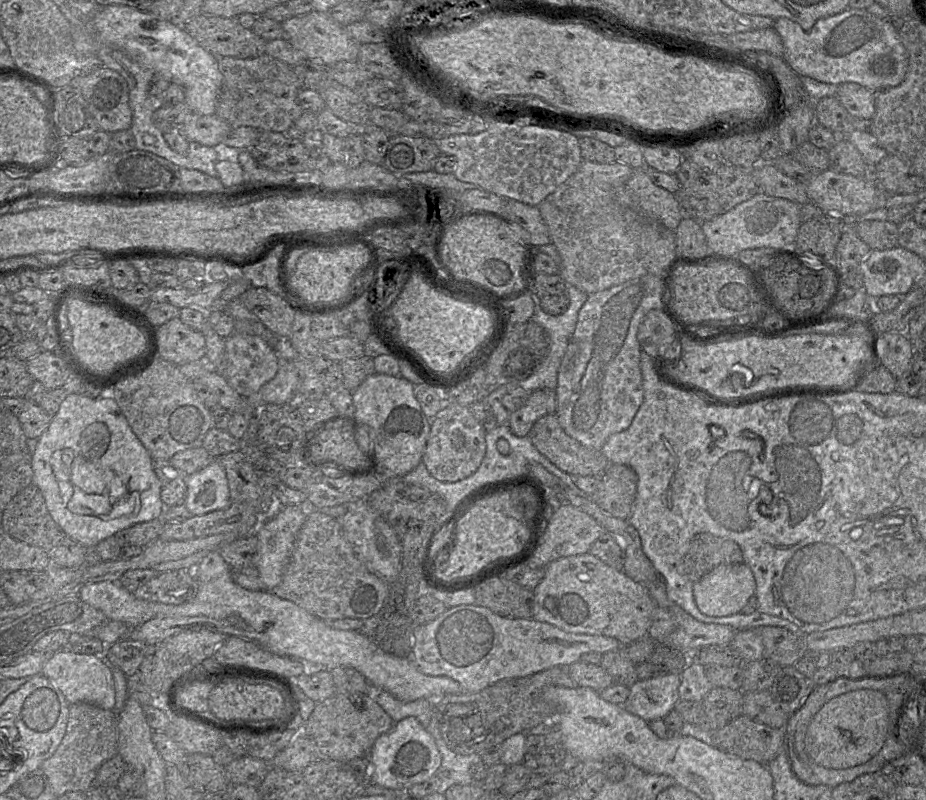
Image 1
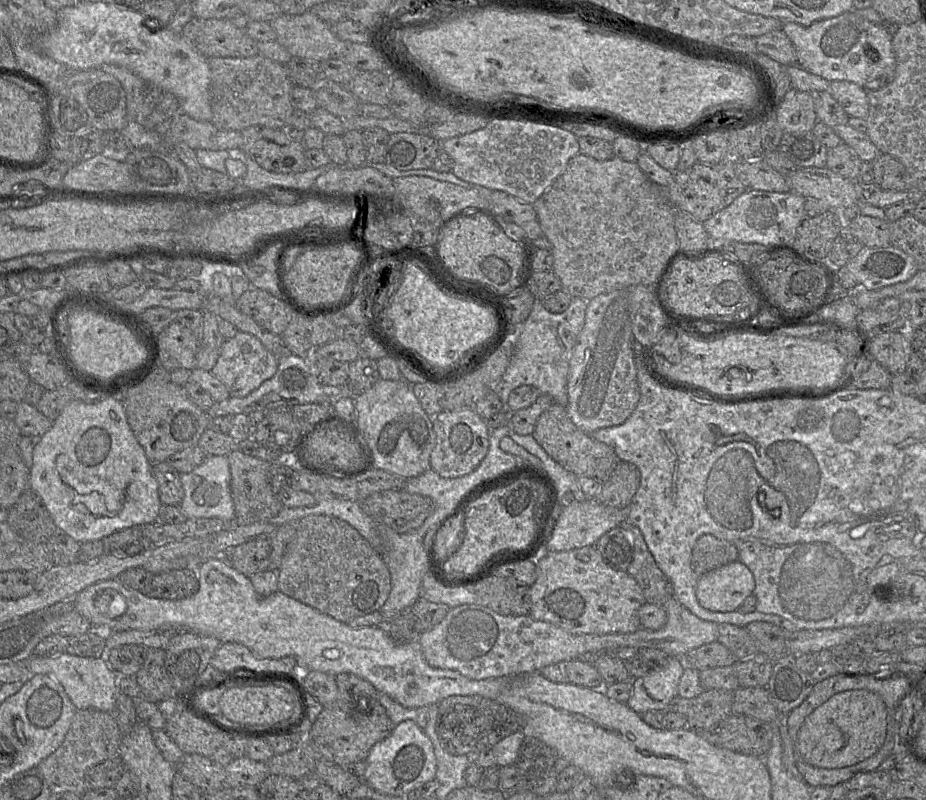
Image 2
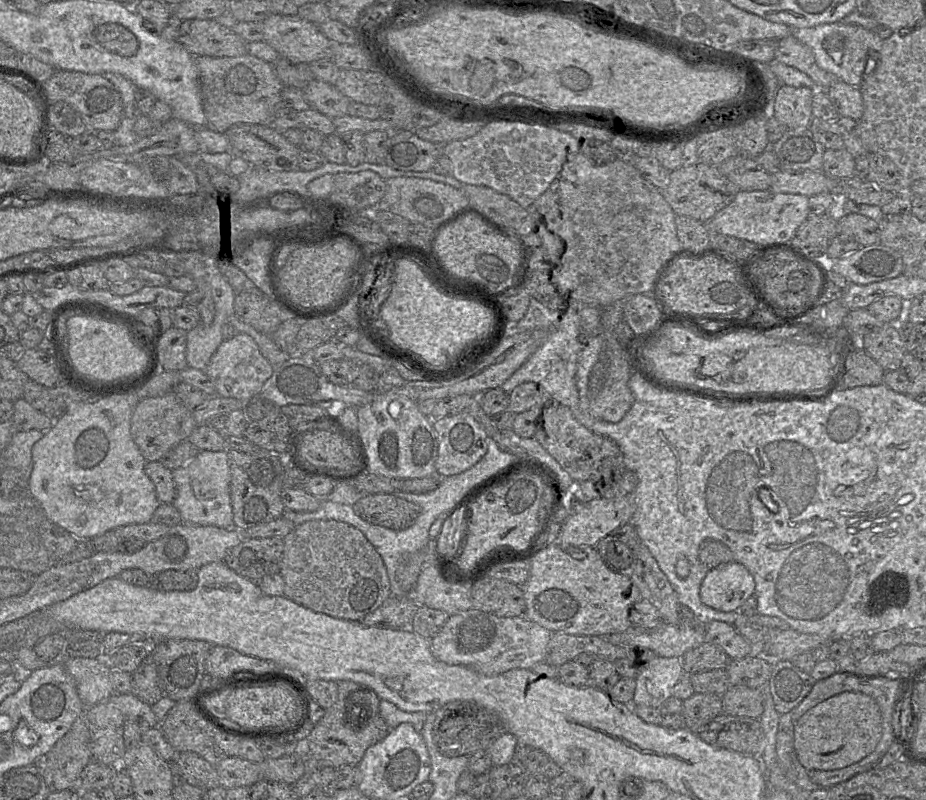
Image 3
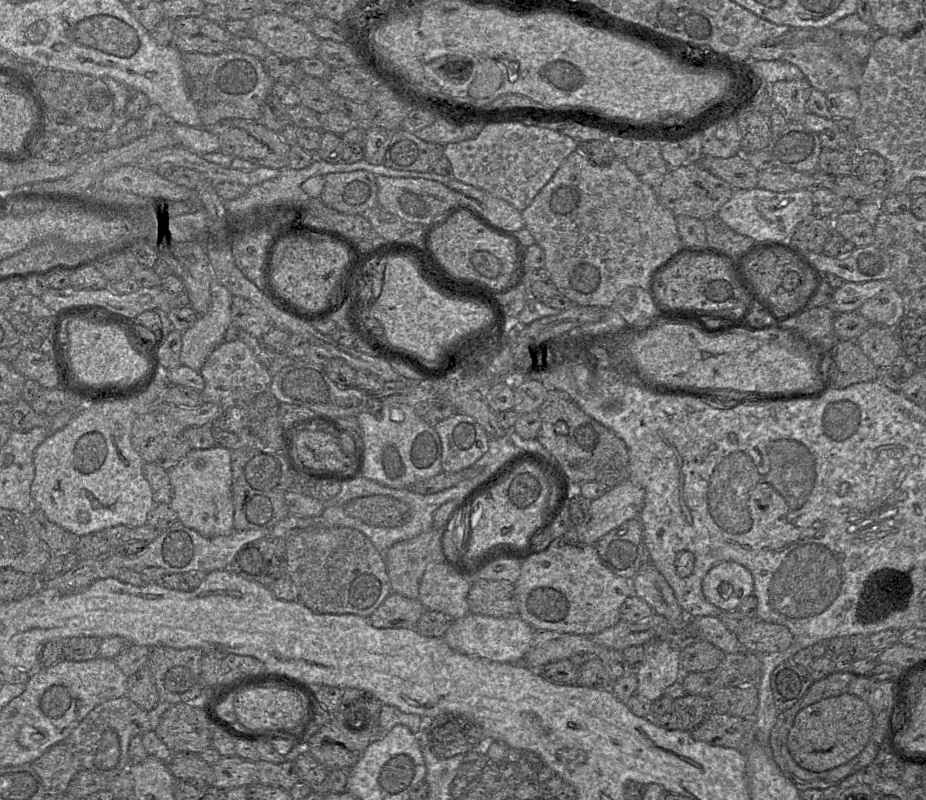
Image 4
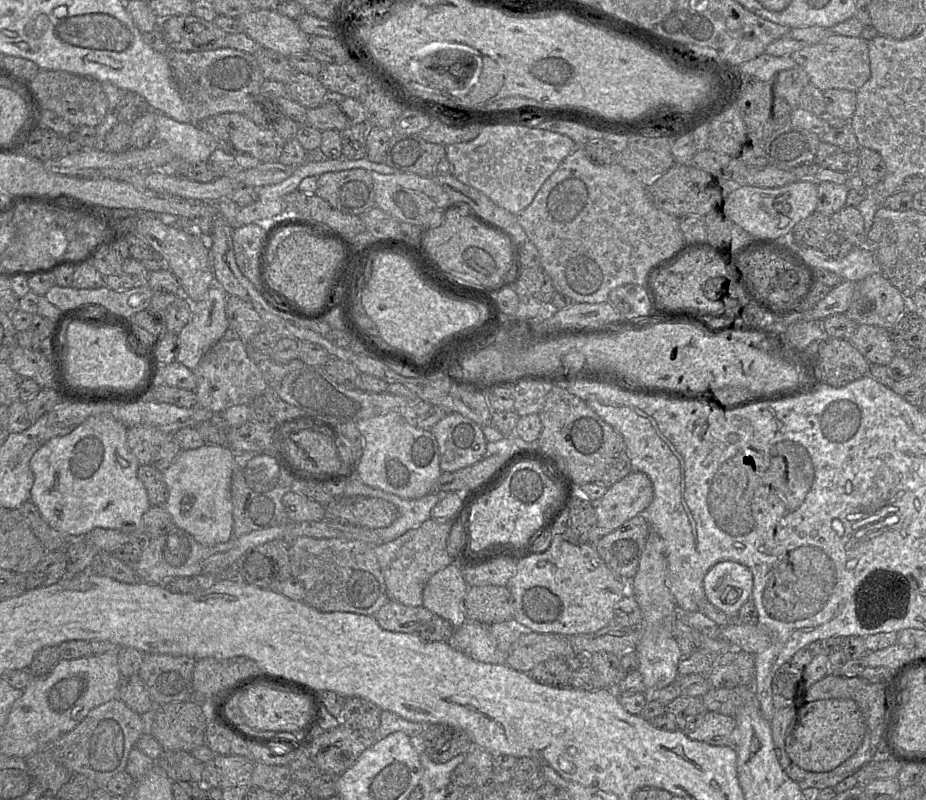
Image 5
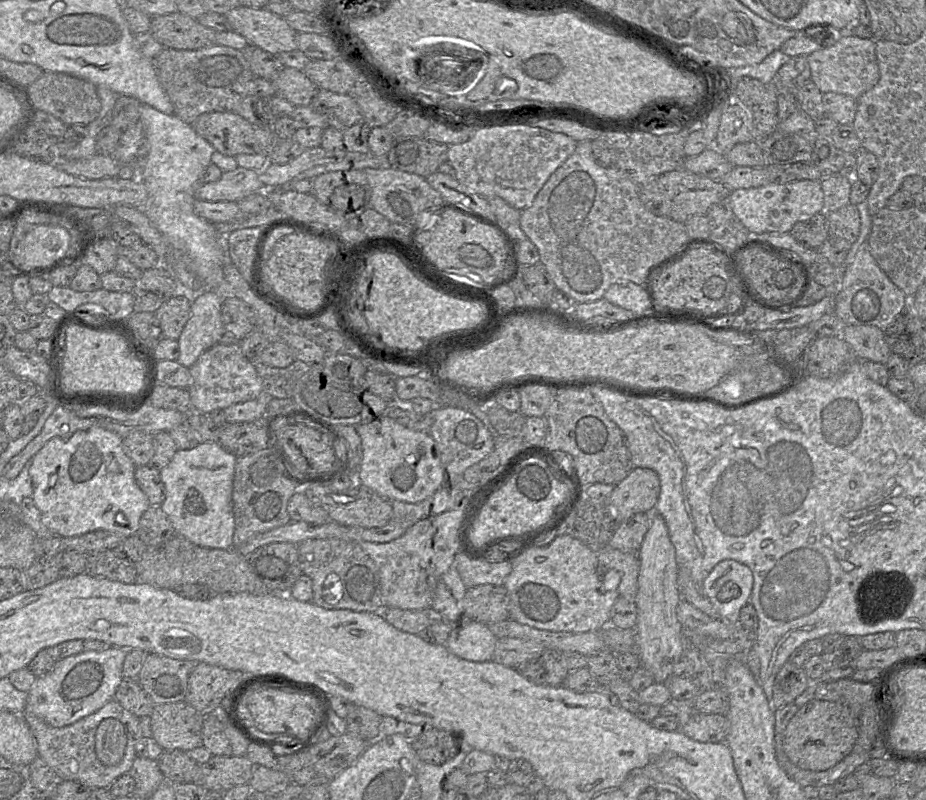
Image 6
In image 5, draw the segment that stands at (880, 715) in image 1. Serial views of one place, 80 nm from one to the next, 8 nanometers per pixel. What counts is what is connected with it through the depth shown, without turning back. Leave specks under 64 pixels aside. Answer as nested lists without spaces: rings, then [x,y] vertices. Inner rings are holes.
[[[820,699],[798,707],[796,718],[786,734],[785,749],[792,762],[800,768],[810,772],[828,772],[856,753],[865,733],[865,722],[854,700]]]

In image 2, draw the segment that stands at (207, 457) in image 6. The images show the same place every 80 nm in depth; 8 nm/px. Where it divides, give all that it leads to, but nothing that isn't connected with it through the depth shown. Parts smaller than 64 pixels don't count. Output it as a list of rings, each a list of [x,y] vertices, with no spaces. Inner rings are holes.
[[[207,455],[205,460],[191,472],[180,473],[184,497],[180,509],[187,519],[219,518],[234,523],[235,505],[231,493],[231,473],[225,455]]]

